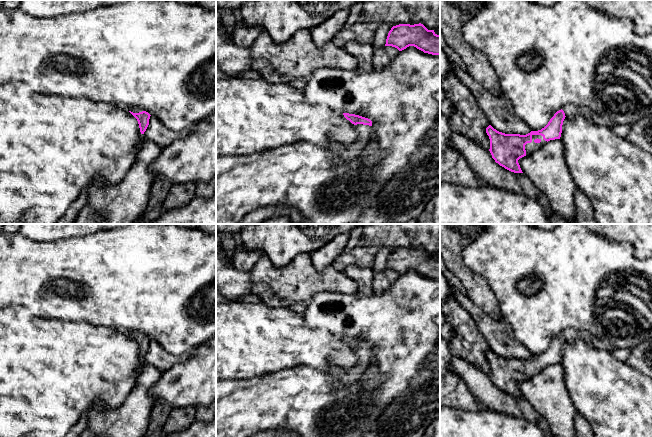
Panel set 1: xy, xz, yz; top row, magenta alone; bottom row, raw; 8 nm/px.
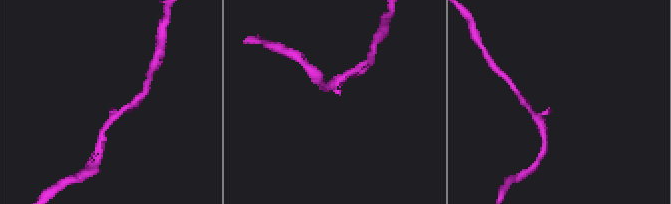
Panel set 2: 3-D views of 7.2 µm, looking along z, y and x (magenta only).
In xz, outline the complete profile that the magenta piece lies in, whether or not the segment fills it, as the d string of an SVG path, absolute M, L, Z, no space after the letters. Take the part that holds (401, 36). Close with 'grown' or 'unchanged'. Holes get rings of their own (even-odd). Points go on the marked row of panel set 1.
M421 23L399 24L389 31L385 46L395 47L399 51L414 46L424 53L440 55L440 35Z; unchanged

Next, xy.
M128 107L127 109L137 119L140 132L141 134L144 134L149 125L151 115L139 107Z; grown

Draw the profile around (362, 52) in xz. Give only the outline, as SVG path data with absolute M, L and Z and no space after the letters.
M349 41L345 44L344 49L357 59L356 72L358 74L373 70L372 58L375 49L373 45Z

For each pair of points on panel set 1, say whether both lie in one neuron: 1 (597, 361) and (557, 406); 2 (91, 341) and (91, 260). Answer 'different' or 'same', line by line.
1: different
2: different

